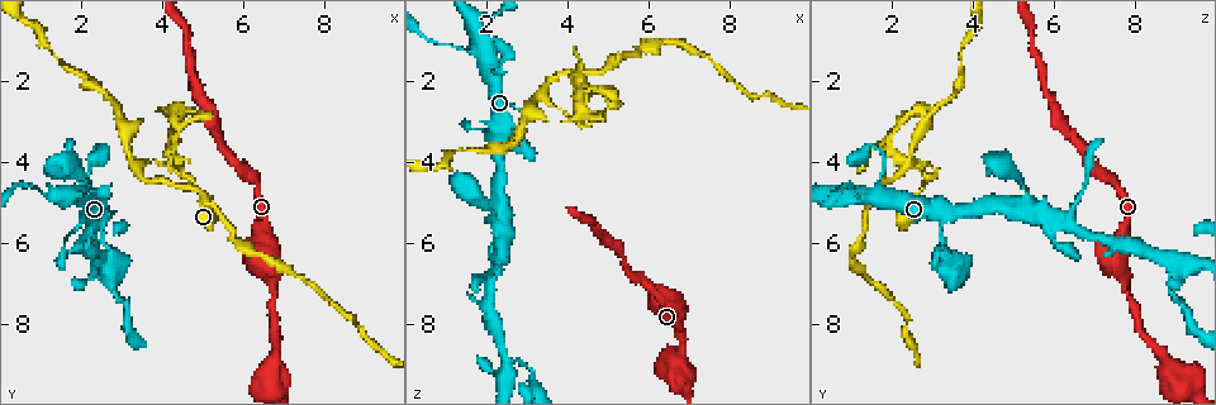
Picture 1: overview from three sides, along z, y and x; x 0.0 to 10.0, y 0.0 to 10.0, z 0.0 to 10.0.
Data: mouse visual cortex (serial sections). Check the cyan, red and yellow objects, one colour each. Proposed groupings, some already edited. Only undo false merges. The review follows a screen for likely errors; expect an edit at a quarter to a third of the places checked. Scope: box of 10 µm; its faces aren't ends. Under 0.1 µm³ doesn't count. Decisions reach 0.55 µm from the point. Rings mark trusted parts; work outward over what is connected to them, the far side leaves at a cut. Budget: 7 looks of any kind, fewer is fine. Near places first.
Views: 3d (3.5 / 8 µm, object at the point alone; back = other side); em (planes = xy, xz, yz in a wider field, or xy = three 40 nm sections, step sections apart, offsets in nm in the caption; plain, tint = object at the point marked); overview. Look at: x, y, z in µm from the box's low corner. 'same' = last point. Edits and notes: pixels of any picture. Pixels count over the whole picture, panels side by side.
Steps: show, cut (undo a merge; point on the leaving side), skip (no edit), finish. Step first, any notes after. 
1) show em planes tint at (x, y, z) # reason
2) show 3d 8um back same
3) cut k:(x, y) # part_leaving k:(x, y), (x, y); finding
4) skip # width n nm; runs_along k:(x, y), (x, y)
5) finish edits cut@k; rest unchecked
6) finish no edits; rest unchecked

show 3d 3.5um at (2.30, 5.10, 5.30)

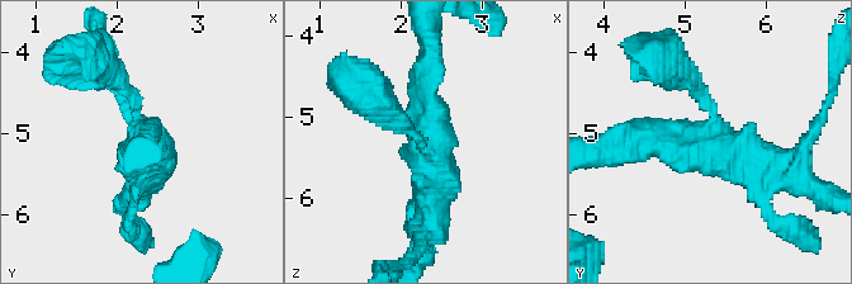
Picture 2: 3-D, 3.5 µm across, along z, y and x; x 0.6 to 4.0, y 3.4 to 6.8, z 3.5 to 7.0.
skip # arm_widths 200, 300, 400 nm; runs_along 2:(625, 150), (706, 142), (781, 174); one cell here

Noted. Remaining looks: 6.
show 3d 8um at (2.55, 6.60, 9.00) # sharp bend

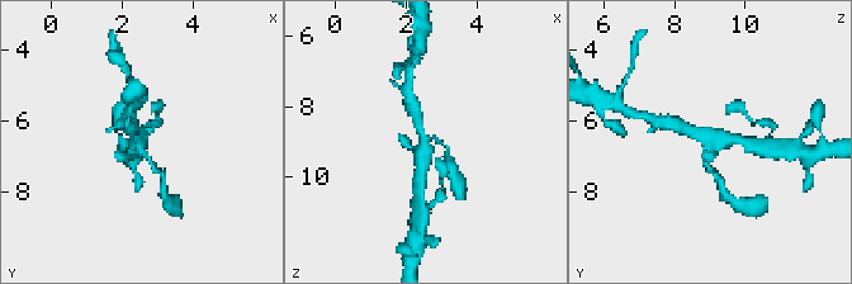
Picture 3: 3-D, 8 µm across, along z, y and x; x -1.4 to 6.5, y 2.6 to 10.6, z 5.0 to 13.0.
show 3d 3.5um same

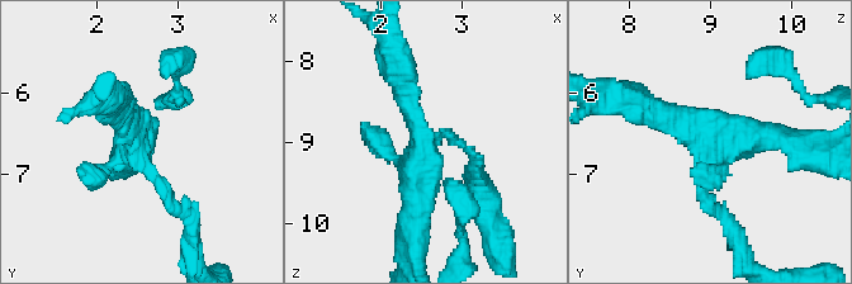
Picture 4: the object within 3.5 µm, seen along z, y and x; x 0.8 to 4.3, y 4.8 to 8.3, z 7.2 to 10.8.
skip # runs_along 4:(649, 103), (711, 137), (714, 212); all the same cell

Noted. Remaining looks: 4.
show 3d 3.5um at (4.70, 4.40, 2.95)

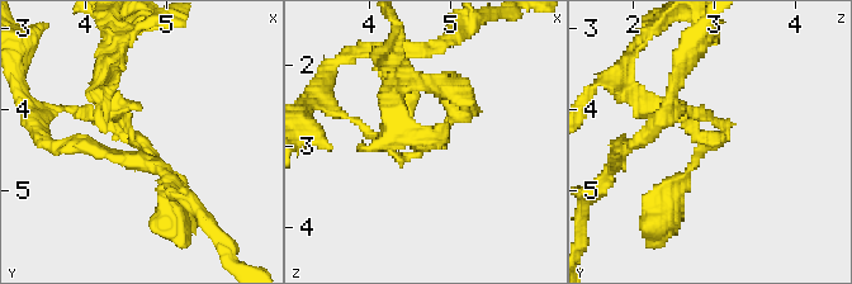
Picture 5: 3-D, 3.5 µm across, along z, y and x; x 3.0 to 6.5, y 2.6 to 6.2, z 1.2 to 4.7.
show em planes plain at (4.65, 4.40, 2.95) # arms 3; arm_widths 100, 200, 250 nm; need the tissue

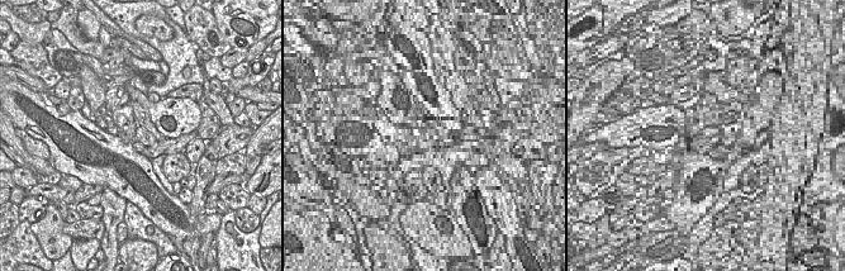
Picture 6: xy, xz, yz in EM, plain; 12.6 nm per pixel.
show em planes tint same # where the object lies

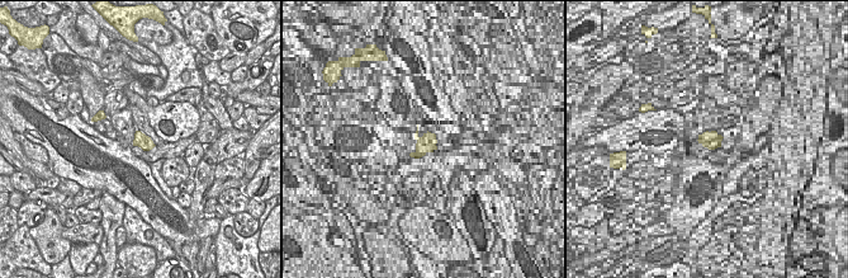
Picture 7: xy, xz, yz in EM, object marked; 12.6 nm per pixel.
cut 5:(411, 102) # part_leaving 5:(416, 135), (386, 66), (397, 50); two cells meet here

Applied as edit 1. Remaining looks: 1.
finish edits cut@5; rest unchecked

